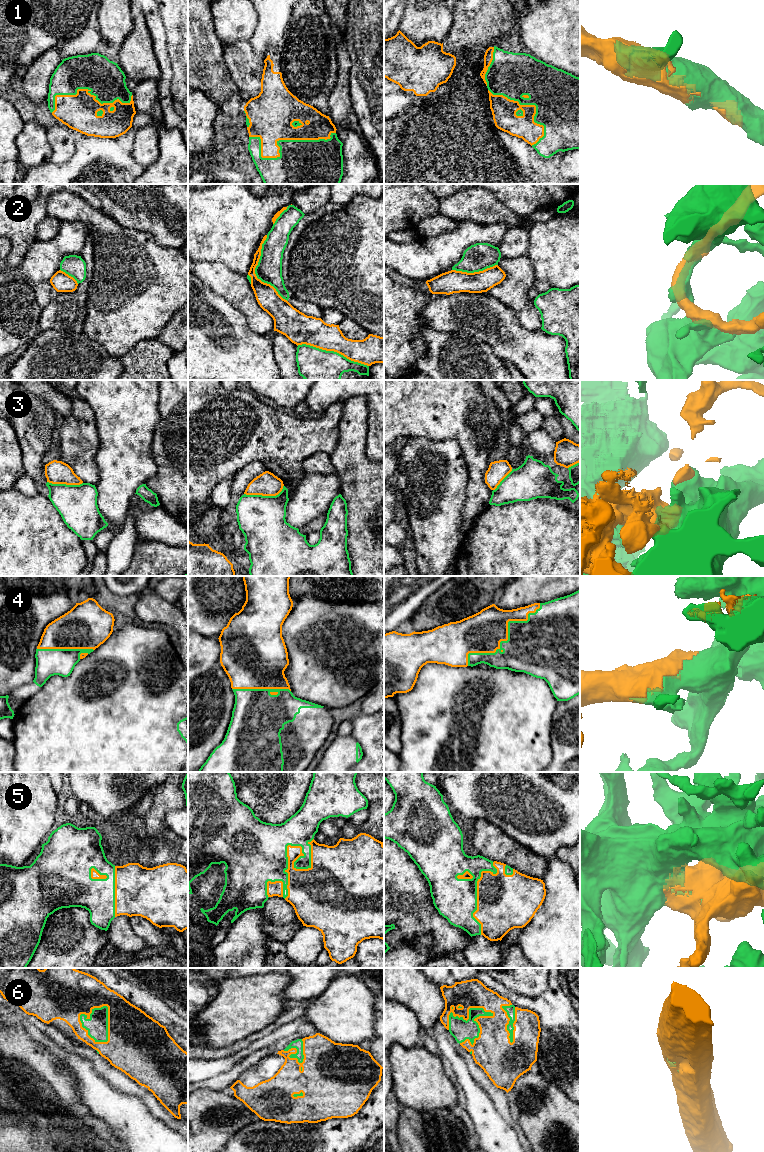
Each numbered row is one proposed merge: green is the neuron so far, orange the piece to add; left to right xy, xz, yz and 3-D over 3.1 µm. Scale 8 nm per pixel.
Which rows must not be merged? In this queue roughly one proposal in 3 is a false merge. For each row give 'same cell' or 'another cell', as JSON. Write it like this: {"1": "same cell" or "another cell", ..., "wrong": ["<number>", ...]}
{"1": "same cell", "2": "same cell", "3": "another cell", "4": "another cell", "5": "same cell", "6": "same cell", "wrong": ["3", "4"]}

